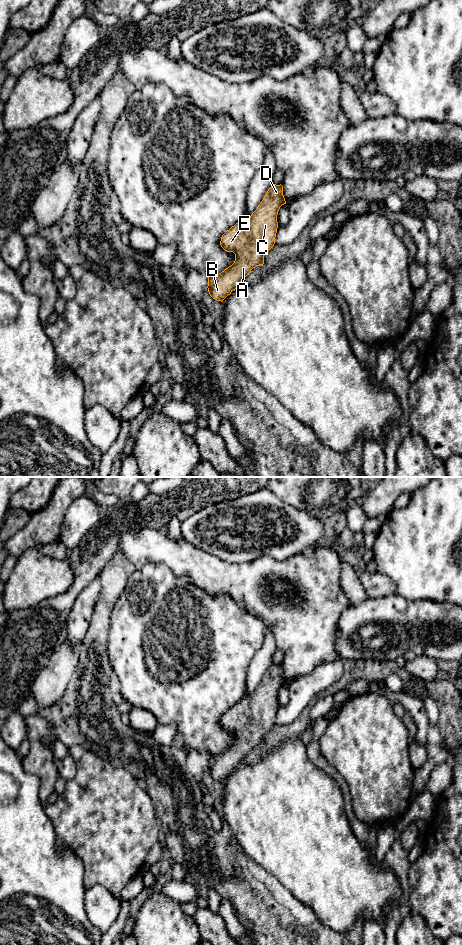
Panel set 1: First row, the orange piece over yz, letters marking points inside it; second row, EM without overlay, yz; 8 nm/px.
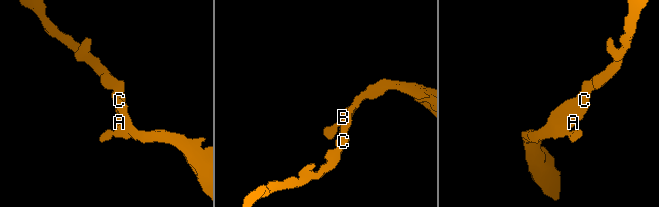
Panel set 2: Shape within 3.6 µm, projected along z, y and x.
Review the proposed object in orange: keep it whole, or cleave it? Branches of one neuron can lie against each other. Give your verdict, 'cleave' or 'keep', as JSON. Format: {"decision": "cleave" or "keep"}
{"decision": "keep"}

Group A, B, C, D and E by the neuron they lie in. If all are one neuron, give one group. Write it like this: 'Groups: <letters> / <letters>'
Groups: A B C D E

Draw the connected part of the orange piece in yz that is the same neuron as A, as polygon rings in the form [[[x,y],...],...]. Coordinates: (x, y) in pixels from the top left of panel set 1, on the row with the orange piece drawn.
[[[273,184],[250,218],[222,235],[220,245],[235,254],[235,261],[219,274],[207,274],[207,288],[213,299],[222,302],[253,268],[264,264],[264,255],[275,244],[277,215],[284,204],[283,186]]]

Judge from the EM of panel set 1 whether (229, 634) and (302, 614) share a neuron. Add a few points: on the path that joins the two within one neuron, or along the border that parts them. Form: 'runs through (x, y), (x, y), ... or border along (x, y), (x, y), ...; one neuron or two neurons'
border along (245, 611), (255, 614), (262, 621), (266, 629); two neurons

